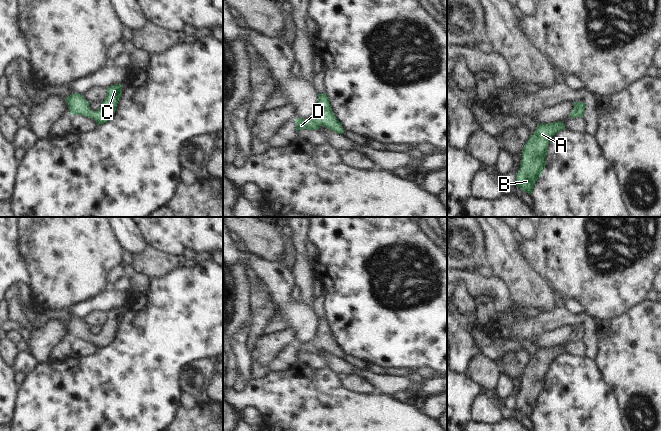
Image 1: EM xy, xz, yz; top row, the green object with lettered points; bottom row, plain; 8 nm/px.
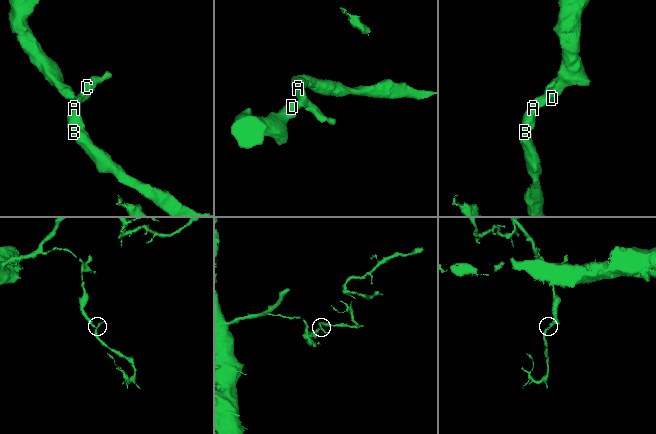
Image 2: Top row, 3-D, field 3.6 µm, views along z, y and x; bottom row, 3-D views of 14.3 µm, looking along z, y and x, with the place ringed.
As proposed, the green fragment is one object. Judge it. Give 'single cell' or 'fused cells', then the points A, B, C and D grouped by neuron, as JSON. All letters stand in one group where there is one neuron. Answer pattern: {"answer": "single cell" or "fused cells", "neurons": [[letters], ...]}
{"answer": "single cell", "neurons": [["A", "B", "C", "D"]]}

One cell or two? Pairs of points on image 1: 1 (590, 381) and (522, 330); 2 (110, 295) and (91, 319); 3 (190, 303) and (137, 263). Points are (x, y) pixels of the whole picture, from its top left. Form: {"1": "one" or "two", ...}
{"1": "two", "2": "two", "3": "two"}

